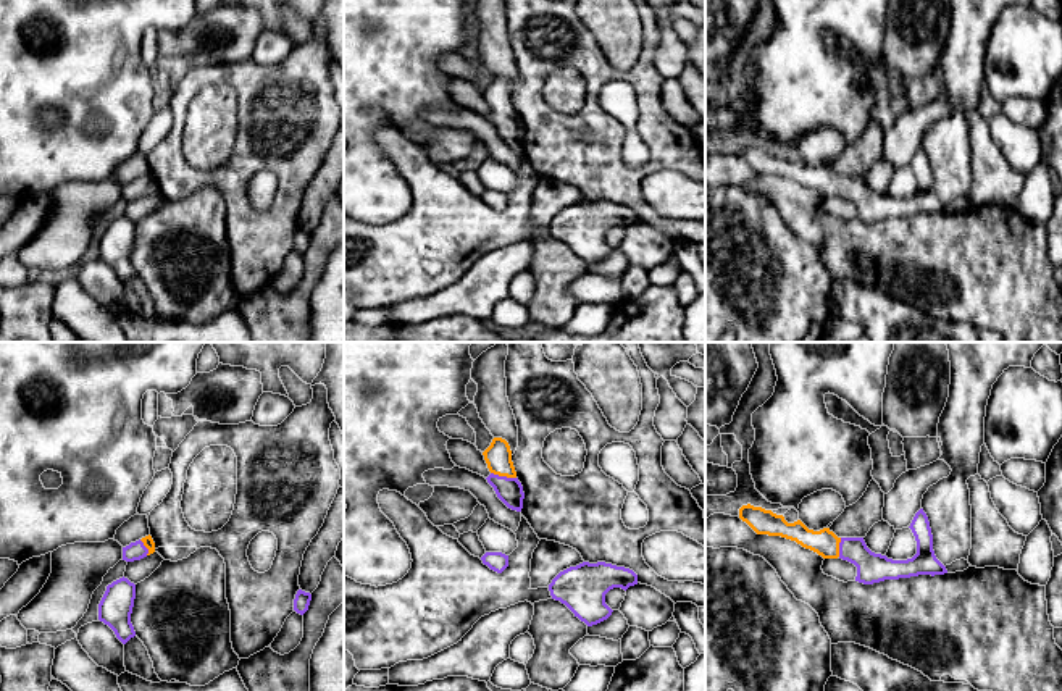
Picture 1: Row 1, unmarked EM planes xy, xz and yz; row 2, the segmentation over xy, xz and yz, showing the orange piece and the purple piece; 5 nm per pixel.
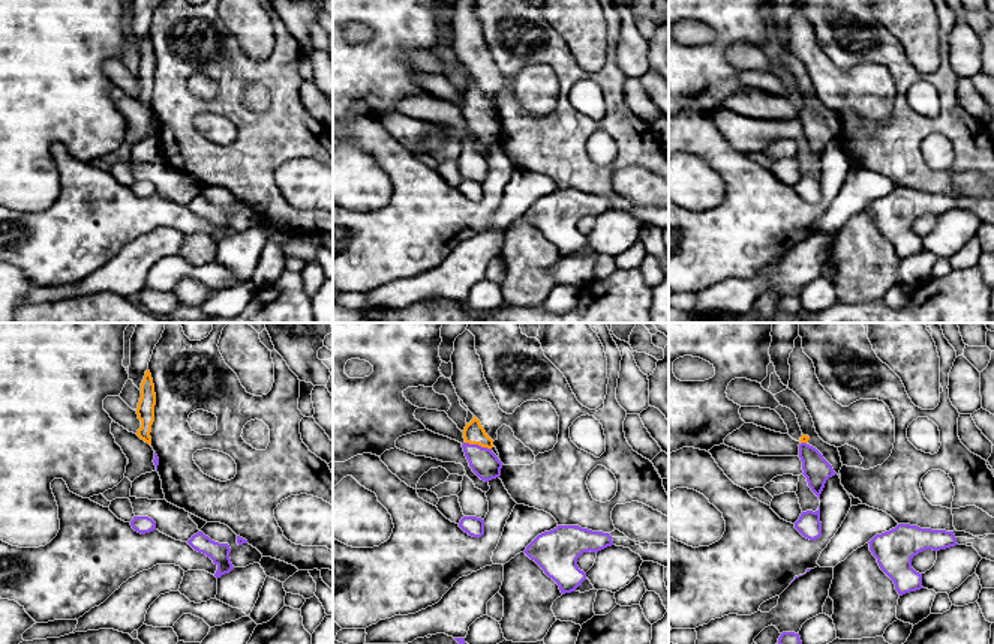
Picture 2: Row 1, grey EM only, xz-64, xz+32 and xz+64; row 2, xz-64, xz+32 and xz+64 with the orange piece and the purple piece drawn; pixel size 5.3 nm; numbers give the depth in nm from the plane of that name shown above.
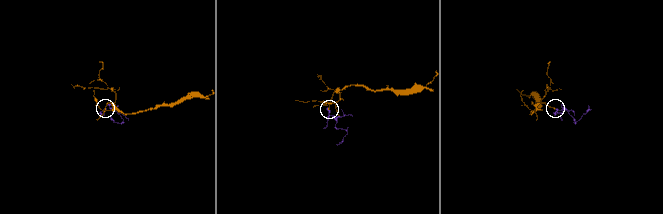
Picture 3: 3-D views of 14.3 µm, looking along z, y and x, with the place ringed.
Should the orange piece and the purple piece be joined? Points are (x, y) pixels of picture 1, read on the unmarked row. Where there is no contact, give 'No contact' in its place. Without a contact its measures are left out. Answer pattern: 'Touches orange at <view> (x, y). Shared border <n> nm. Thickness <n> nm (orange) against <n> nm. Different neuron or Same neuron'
Touches orange at xz (504, 113). Shared border 130 nm. Thickness 140 nm (orange) against 130 nm. Same neuron

